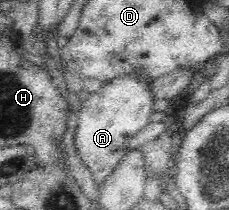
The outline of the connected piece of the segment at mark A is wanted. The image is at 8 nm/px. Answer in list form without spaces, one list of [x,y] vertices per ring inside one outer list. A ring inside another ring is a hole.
[[[122,76],[104,83],[98,92],[90,94],[88,100],[80,104],[74,128],[74,147],[84,167],[91,172],[96,186],[100,186],[118,168],[130,150],[124,145],[149,123],[154,102],[150,82],[137,76]]]

